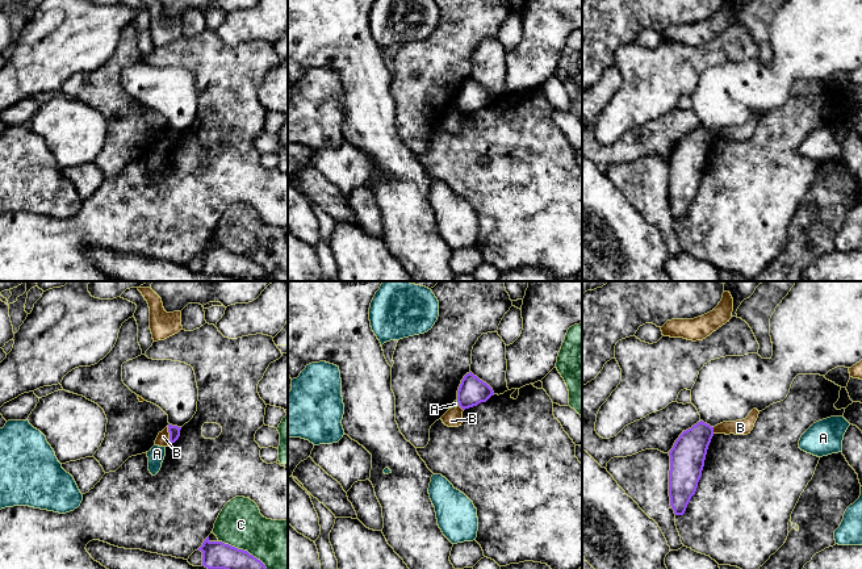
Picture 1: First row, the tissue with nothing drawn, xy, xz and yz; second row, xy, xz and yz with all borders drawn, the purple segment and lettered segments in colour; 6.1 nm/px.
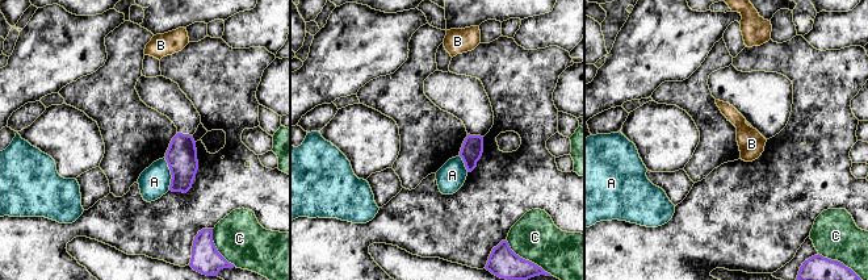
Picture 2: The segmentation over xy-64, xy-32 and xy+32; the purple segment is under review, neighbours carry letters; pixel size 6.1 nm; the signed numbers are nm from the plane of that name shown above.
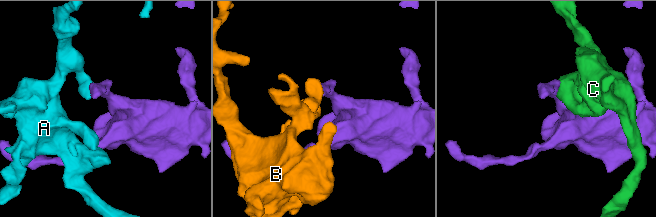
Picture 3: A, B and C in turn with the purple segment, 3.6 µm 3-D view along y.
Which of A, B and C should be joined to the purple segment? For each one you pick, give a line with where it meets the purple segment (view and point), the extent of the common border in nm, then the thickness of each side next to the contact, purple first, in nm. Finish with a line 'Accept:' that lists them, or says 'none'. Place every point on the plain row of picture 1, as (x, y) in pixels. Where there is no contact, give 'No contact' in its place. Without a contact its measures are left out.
Accept: none

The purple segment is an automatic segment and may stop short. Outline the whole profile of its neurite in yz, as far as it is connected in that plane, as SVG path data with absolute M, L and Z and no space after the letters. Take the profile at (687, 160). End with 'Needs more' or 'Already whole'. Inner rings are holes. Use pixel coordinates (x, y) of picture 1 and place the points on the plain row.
M703 126L683 137L669 158L669 202L675 221L683 221L702 183L714 133Z. Already whole

